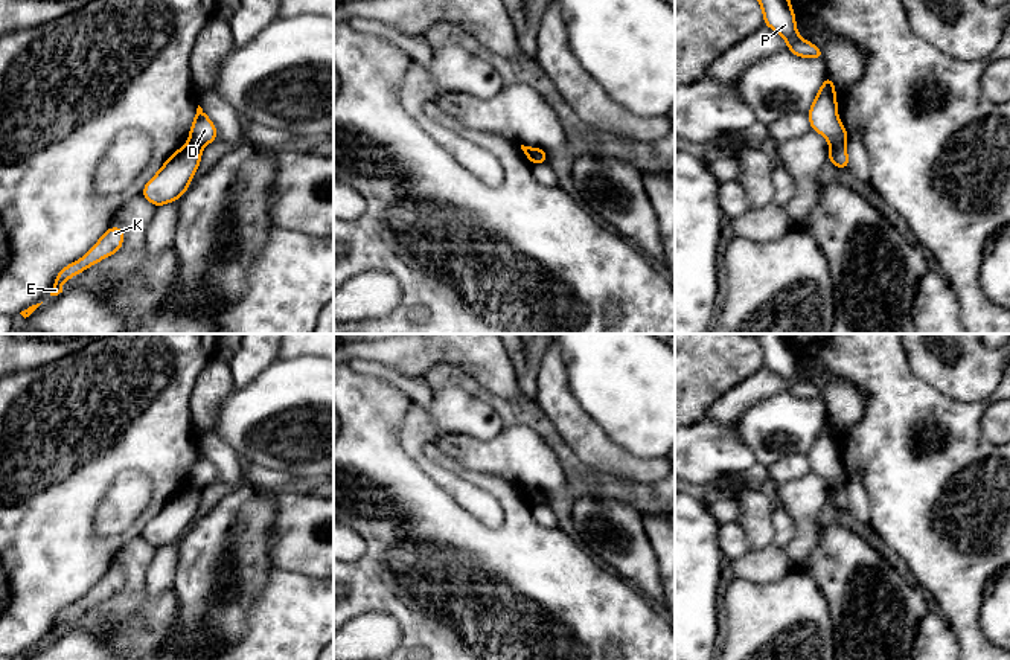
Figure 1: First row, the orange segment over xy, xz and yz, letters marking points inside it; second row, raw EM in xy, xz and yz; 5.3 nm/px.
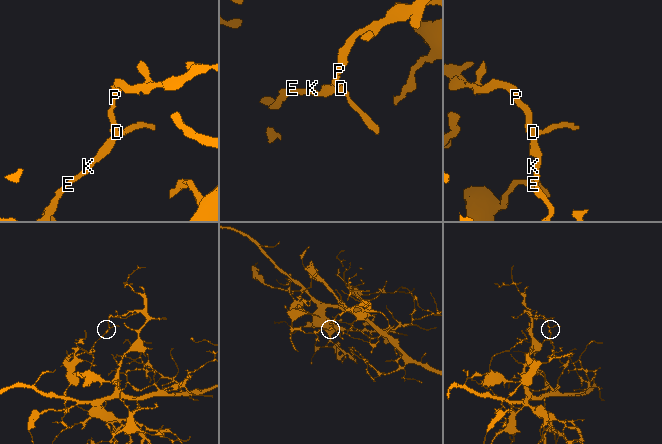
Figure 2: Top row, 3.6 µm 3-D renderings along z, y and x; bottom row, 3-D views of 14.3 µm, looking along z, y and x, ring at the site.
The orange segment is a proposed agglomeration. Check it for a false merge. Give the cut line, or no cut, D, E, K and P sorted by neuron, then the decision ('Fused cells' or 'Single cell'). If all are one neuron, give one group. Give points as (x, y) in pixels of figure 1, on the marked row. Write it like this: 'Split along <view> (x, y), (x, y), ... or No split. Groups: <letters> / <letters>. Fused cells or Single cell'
Split along yz (844, 144), (831, 147). Groups: D P / E K. Fused cells

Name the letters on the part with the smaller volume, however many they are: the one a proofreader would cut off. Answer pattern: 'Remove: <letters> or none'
Remove: E, K

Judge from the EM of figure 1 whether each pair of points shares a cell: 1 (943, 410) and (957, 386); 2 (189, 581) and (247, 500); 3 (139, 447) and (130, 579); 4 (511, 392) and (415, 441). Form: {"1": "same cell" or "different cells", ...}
{"1": "different cells", "2": "same cell", "3": "different cells", "4": "different cells"}

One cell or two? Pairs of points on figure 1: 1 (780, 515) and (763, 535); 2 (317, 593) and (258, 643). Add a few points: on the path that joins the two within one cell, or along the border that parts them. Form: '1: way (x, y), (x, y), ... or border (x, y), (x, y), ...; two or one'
1: border (777, 505), (771, 517), (771, 543); two
2: way (302, 608), (273, 637); one

